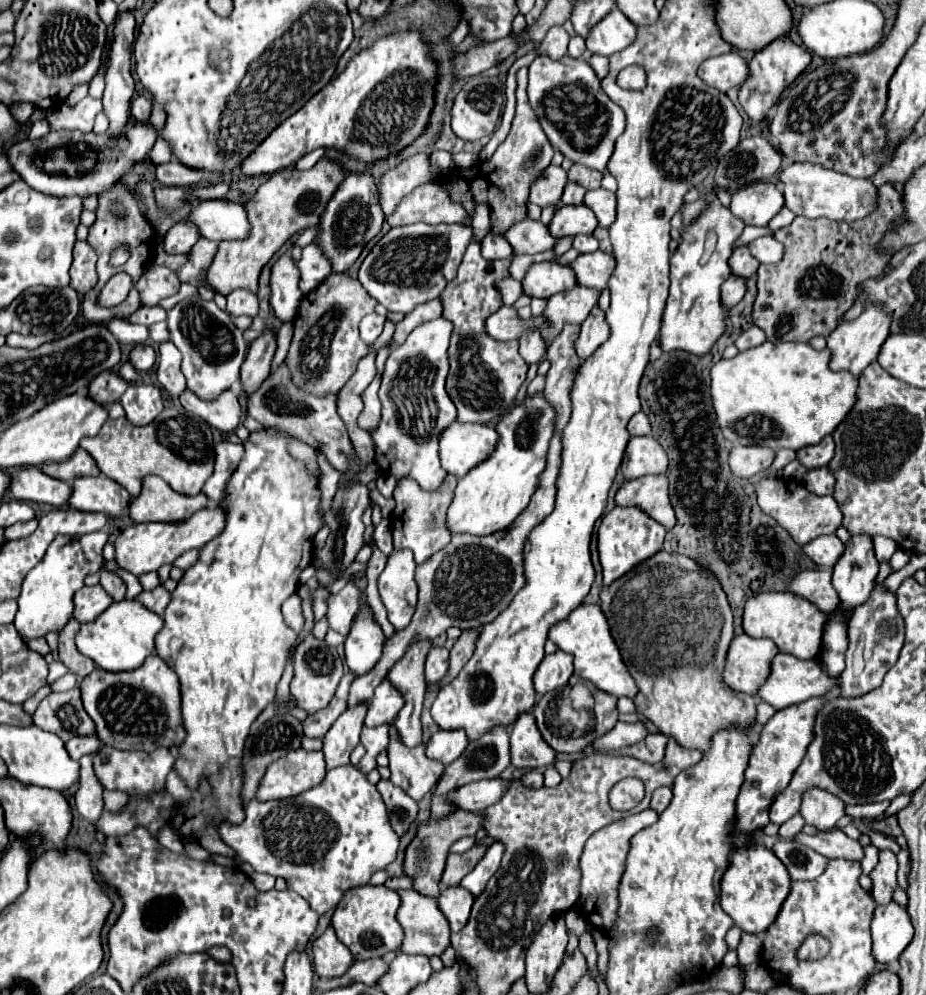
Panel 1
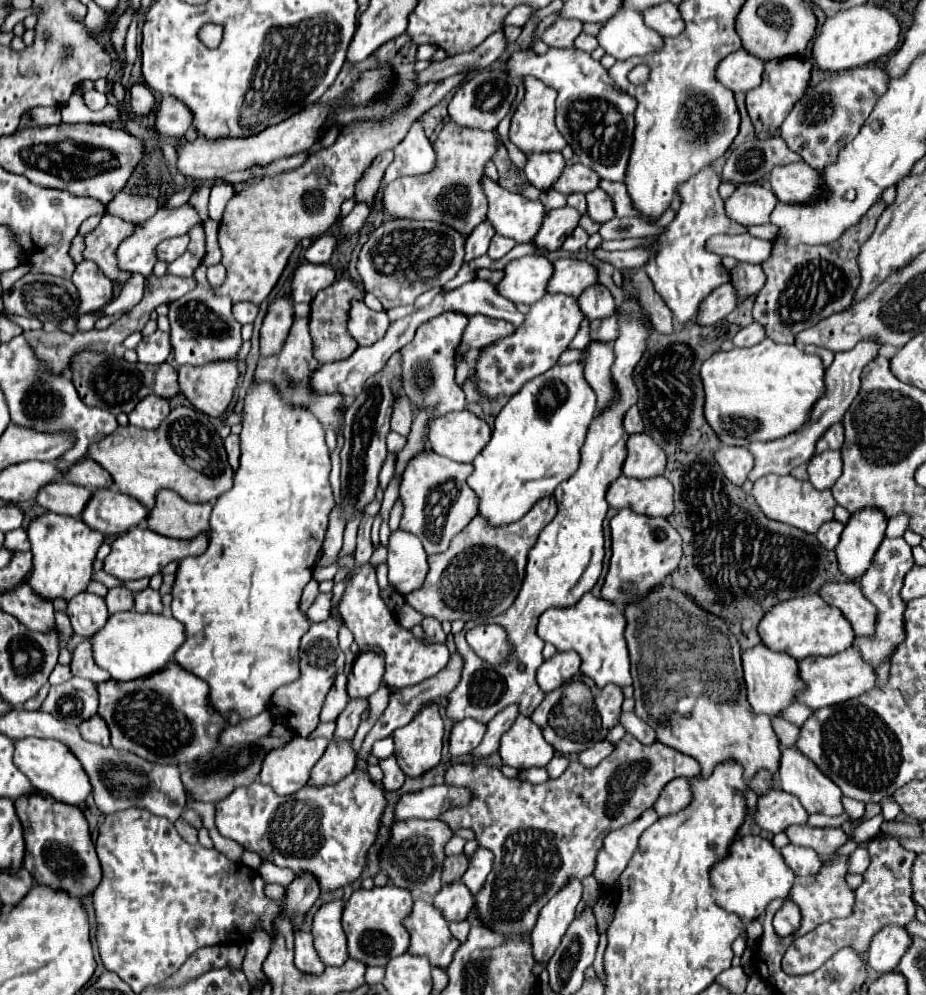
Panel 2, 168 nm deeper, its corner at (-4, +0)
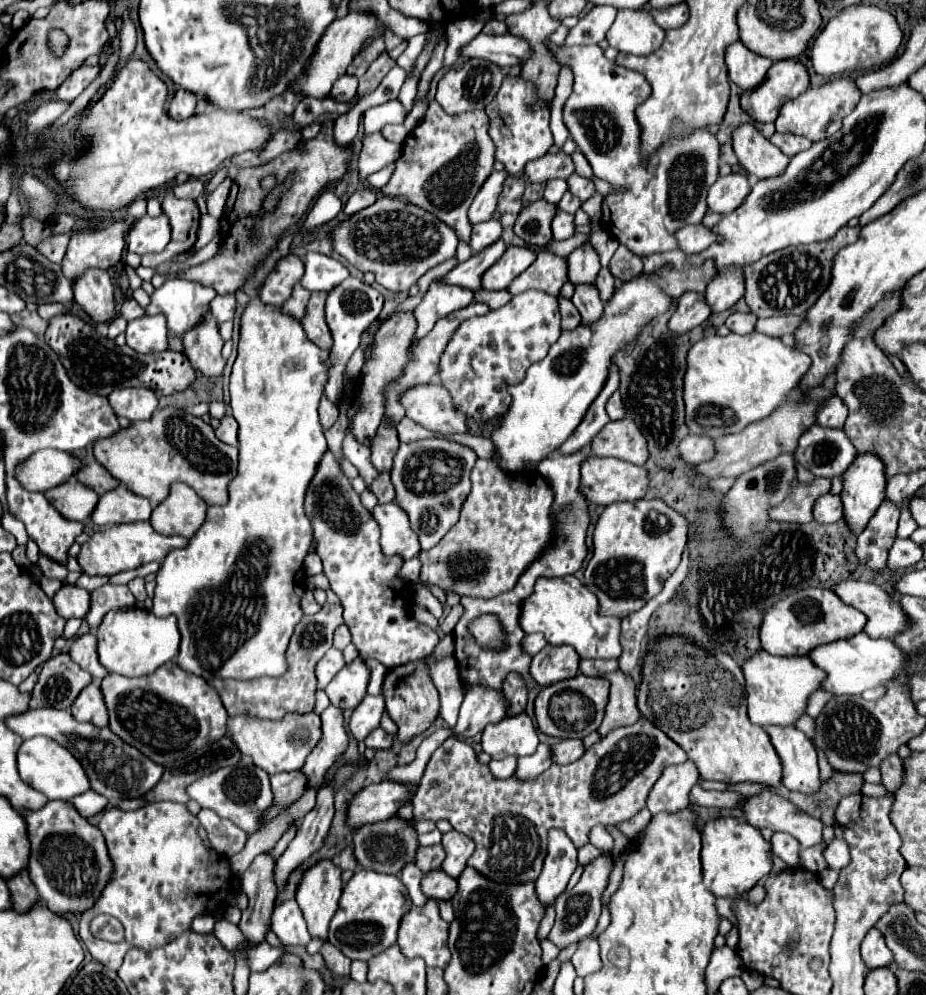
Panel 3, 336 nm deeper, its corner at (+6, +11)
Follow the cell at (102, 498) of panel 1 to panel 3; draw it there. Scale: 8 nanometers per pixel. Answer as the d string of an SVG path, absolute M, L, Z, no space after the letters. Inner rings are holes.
M120 485L100 497L90 521L96 525L120 525L132 521L148 521L152 515L152 505L148 499L128 491Z

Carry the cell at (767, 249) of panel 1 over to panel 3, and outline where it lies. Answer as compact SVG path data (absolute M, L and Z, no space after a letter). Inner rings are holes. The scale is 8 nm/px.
M688 225L688 227L682 227L676 231L676 241L678 241L678 247L684 251L684 253L700 253L704 249L710 247L710 243L716 243L716 233L712 233L712 229L704 227L704 225Z

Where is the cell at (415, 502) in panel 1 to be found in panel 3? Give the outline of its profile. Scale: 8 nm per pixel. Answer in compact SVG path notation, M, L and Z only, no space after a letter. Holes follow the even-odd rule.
M422 439L400 443L390 471L396 487L396 503L408 513L424 551L432 549L458 521L460 507L470 491L470 471L476 459L478 457L470 447L454 441Z

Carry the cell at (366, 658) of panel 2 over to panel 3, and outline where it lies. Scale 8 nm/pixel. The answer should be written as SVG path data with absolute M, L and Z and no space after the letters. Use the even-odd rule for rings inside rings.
M356 659L354 663L342 667L326 687L332 705L340 709L354 709L366 695L368 679L370 671L362 659Z

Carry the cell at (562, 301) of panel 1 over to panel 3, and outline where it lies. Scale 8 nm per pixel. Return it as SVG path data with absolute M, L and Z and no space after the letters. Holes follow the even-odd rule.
M524 291L500 309L460 323L440 355L440 383L448 389L452 403L456 403L456 409L466 415L466 419L496 423L496 419L508 411L508 403L512 401L508 387L520 383L526 369L544 359L548 347L556 343L558 337L558 299L542 291Z

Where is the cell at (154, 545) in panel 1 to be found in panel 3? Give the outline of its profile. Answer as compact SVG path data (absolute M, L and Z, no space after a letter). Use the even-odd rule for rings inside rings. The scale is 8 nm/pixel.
M136 521L136 523L126 523L126 525L114 525L102 531L96 531L80 549L78 553L78 563L84 575L116 575L120 571L128 569L138 569L144 563L150 561L162 561L172 549L186 547L188 539L184 537L166 537L154 531L154 527L148 521Z

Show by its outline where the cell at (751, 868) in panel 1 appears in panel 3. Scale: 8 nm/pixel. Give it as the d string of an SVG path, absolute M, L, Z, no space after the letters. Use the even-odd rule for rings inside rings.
M722 817L708 821L702 829L702 873L706 887L716 897L734 897L750 891L758 879L770 873L770 843L762 837L762 833L748 825L744 819Z

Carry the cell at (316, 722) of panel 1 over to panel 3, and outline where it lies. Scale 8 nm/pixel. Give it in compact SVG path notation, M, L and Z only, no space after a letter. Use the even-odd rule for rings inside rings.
M328 649L326 651L326 655L318 661L318 665L316 665L316 677L318 677L318 687L320 689L324 689L330 681L332 681L332 677L342 669L346 665L346 661L344 661L344 655L342 655L342 651L340 649Z

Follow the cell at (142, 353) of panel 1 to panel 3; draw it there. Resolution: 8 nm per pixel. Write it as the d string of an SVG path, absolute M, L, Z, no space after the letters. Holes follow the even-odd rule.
M142 315L140 319L128 321L126 343L138 353L158 353L168 347L168 327L164 315Z

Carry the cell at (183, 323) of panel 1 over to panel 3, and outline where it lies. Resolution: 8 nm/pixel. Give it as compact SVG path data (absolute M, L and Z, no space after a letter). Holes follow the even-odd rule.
M170 277L152 293L150 305L144 311L146 315L166 315L168 329L174 335L182 335L202 319L214 297L216 291L212 287Z

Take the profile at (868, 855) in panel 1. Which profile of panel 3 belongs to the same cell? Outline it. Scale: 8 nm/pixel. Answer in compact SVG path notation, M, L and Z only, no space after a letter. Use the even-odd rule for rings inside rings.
M834 839L826 851L824 851L824 859L828 863L828 869L842 869L850 863L850 855L848 855L848 845L844 845L840 839Z

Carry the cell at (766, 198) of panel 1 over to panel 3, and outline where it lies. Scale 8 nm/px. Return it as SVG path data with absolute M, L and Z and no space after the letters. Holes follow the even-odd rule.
M730 173L726 177L718 177L718 181L708 191L708 209L714 213L732 213L742 205L744 197L750 193L748 177L742 173Z

